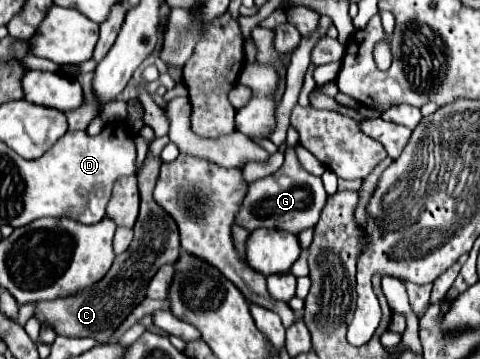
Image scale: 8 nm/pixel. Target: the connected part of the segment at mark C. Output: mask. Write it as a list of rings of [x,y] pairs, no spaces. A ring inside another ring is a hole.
[[[148,153],[138,171],[138,189],[142,201],[140,201],[140,215],[134,225],[134,239],[130,247],[114,259],[110,271],[100,283],[94,283],[92,287],[78,291],[76,295],[66,299],[40,301],[36,309],[36,317],[40,323],[48,323],[58,335],[64,337],[92,337],[98,343],[108,343],[114,331],[120,327],[120,323],[132,313],[136,305],[144,301],[148,279],[152,279],[152,275],[156,275],[156,271],[162,265],[174,263],[180,257],[182,249],[180,249],[176,221],[168,213],[164,213],[164,209],[152,199],[160,165],[162,159]]]

